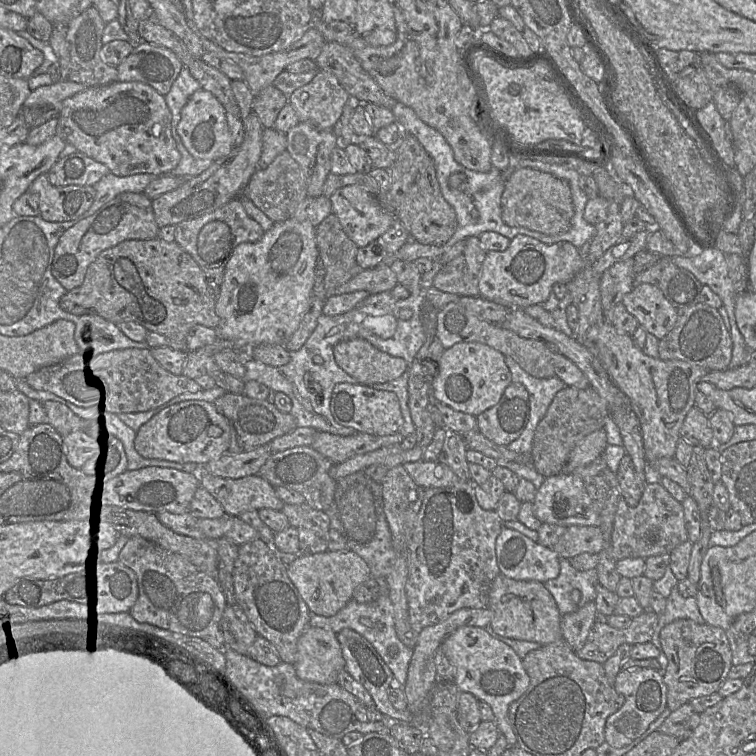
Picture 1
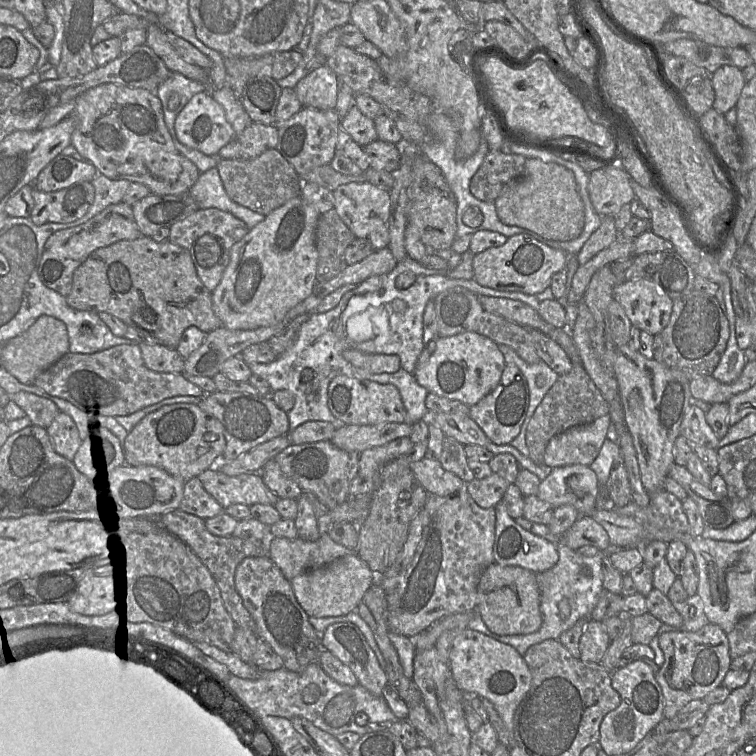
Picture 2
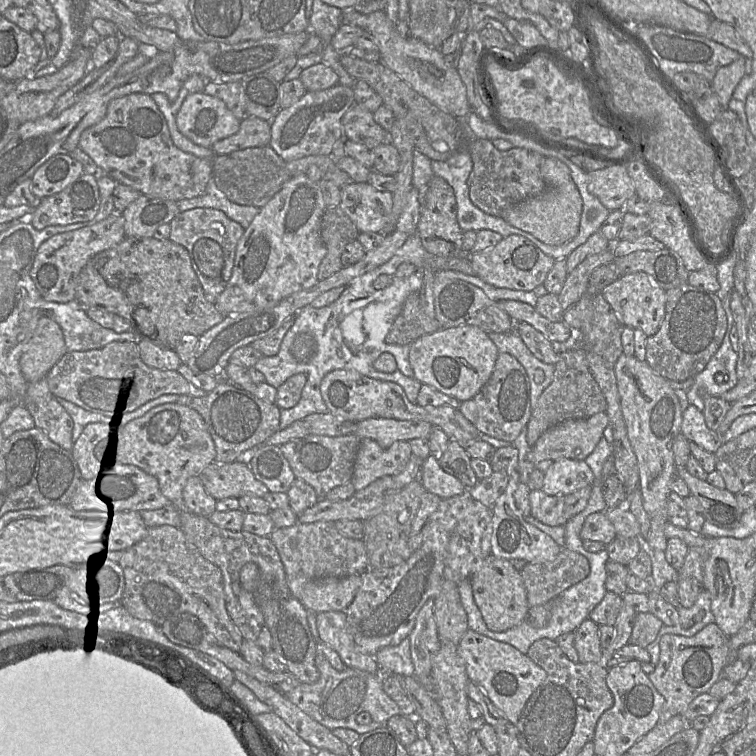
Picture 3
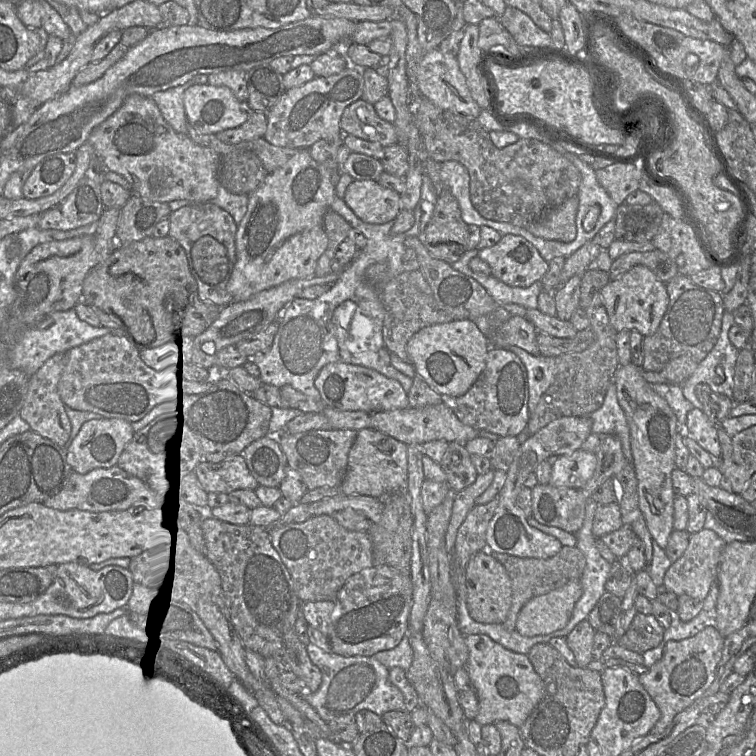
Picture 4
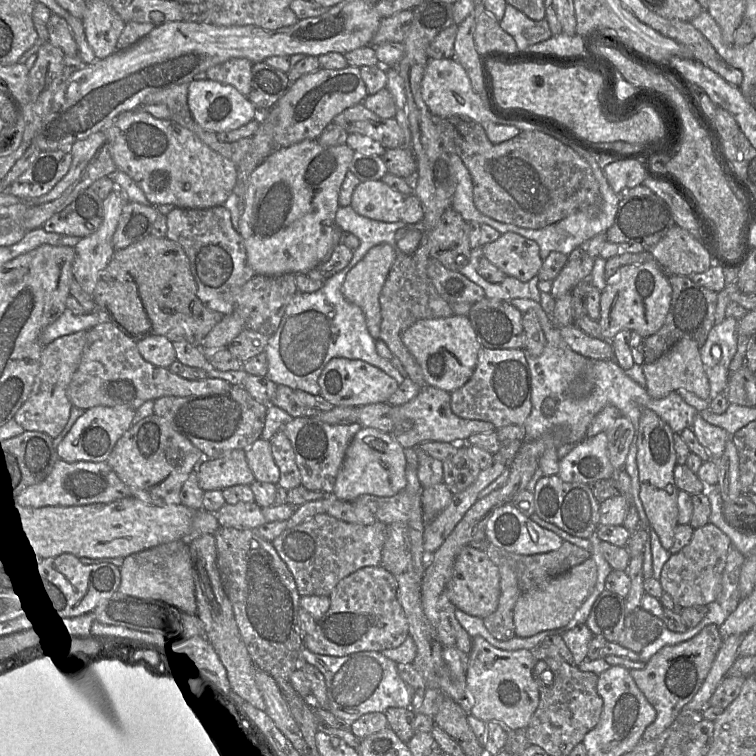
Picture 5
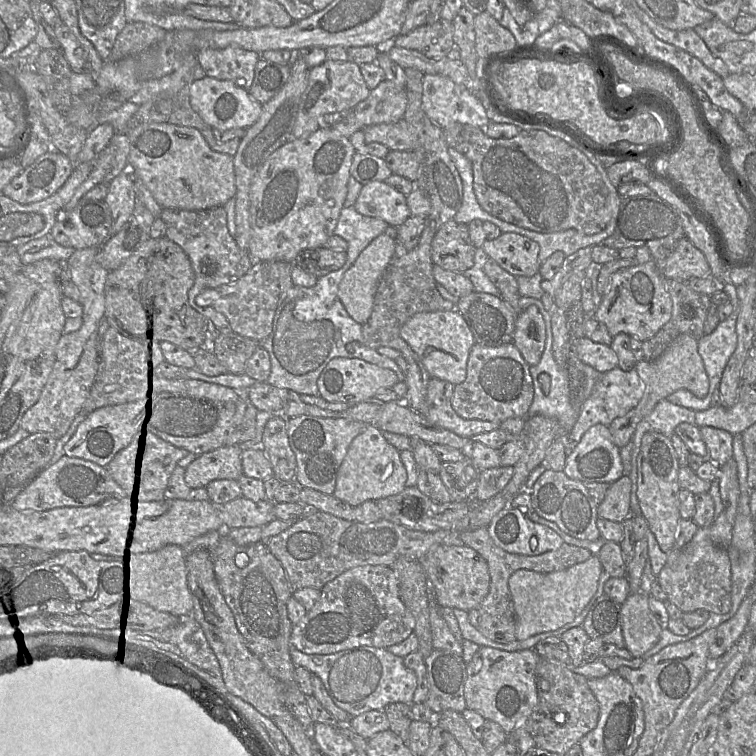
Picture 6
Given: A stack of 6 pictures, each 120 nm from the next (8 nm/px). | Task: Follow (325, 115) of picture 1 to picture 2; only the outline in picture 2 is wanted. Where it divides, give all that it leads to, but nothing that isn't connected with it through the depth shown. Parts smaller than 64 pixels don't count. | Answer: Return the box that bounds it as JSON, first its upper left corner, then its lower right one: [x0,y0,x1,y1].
[294,64,339,110]

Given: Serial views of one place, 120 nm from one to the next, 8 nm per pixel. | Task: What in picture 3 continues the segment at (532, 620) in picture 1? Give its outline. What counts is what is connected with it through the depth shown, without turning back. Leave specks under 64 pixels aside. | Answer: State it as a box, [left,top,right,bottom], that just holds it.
[470,555,530,632]

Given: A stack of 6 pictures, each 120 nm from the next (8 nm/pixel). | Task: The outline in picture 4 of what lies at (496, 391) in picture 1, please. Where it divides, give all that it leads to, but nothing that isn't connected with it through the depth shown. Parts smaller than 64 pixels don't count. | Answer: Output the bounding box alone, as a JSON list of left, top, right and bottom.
[407,319,491,399]

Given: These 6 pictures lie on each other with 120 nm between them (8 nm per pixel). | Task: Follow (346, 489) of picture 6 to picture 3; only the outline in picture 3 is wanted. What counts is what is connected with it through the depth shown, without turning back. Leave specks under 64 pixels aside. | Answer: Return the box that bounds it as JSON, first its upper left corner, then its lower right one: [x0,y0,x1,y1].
[350,439,411,491]

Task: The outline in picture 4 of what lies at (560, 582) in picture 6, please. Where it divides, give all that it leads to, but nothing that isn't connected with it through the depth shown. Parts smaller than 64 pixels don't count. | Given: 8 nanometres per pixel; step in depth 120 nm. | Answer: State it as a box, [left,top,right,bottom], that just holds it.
[515,578,581,637]

